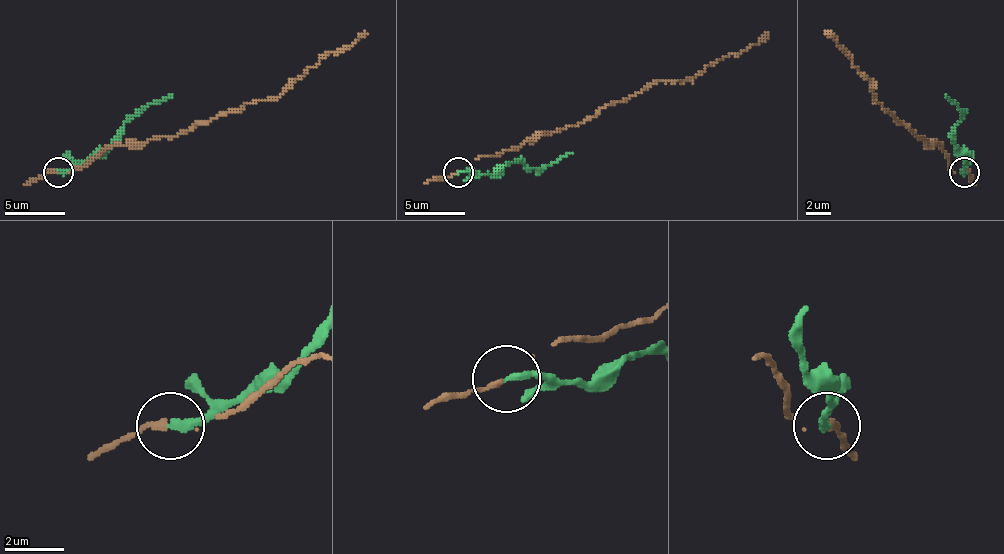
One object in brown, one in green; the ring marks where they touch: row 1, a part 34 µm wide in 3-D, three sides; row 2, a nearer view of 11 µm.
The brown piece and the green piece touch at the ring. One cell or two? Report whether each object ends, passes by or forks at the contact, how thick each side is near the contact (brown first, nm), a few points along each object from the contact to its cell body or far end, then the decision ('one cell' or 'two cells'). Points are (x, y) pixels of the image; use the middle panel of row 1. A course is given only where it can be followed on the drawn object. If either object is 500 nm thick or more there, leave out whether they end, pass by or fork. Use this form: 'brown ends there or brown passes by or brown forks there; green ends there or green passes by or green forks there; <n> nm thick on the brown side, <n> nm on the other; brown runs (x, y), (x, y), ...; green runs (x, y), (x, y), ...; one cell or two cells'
brown ends there; green ends there; 190 nm thick on the brown side, 280 nm on the other; brown runs (458, 171), (488, 156), (578, 126), (660, 81), (693, 81), (711, 63), (756, 44), (765, 32); green runs (458, 171), (491, 174), (506, 162), (545, 168), (572, 153); two cells

